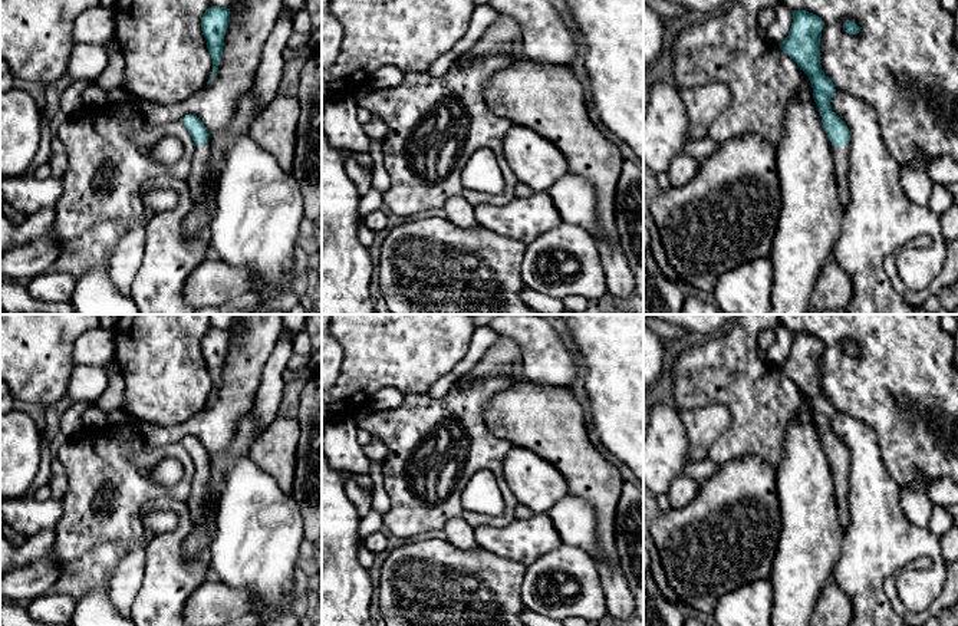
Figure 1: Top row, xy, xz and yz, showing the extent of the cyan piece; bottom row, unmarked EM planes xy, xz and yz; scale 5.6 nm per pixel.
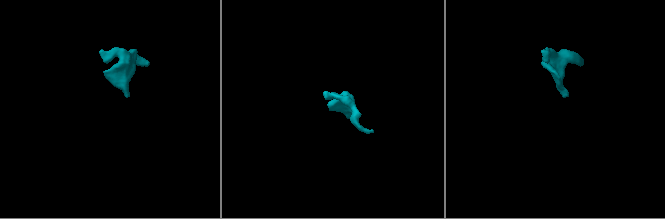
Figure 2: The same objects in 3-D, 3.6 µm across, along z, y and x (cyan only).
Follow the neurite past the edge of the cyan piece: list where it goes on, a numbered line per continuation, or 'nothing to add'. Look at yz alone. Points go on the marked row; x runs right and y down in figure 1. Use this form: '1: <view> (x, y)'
1: yz (840, 154)

